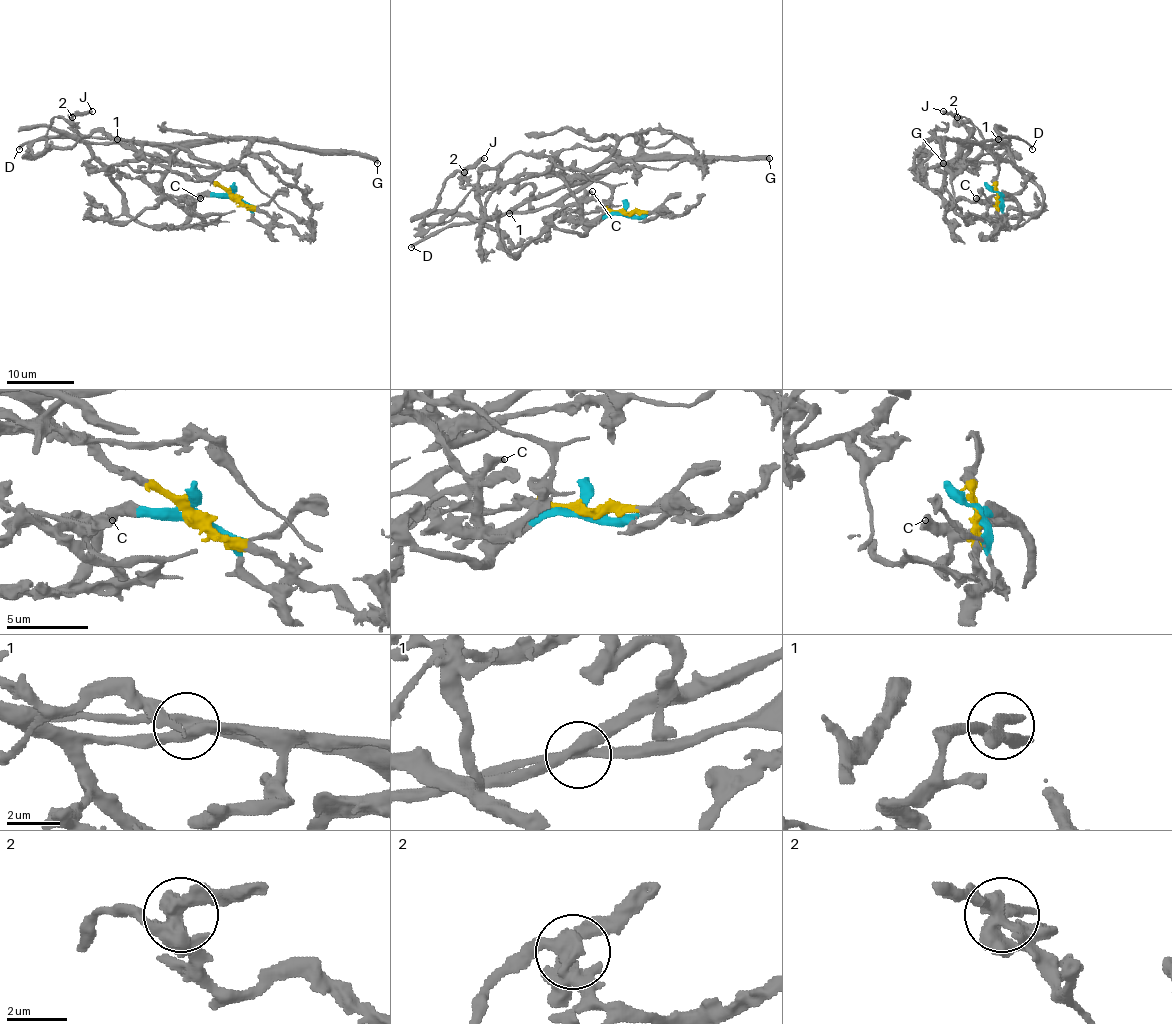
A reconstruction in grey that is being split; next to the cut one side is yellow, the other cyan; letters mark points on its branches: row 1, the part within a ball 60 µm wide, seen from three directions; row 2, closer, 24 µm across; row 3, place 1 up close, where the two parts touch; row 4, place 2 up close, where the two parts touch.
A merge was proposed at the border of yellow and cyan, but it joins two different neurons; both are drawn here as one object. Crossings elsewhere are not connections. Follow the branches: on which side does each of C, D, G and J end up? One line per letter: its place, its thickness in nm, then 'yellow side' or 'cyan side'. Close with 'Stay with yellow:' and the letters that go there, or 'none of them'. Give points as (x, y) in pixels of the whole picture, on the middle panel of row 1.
C: (592, 191) | 360 nm | yellow side
D: (411, 247) | 260 nm | yellow side
G: (769, 158) | 460 nm | yellow side
J: (484, 158) | 360 nm | yellow side
Stay with yellow: C, D, G, J

